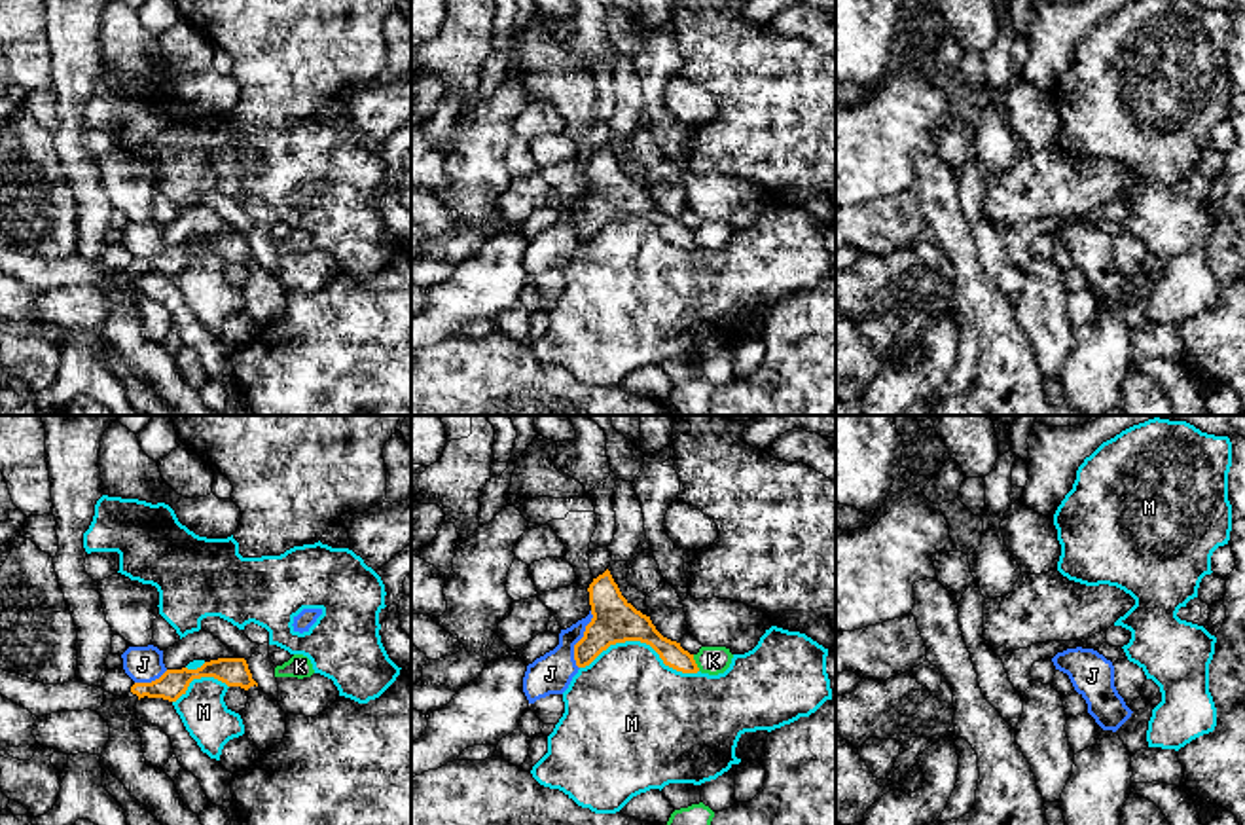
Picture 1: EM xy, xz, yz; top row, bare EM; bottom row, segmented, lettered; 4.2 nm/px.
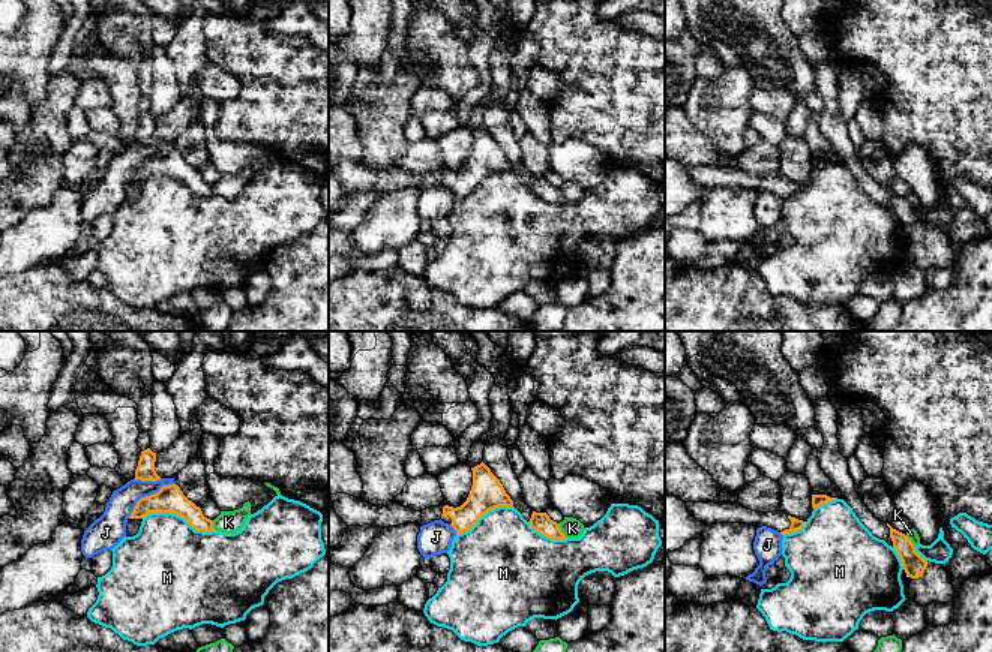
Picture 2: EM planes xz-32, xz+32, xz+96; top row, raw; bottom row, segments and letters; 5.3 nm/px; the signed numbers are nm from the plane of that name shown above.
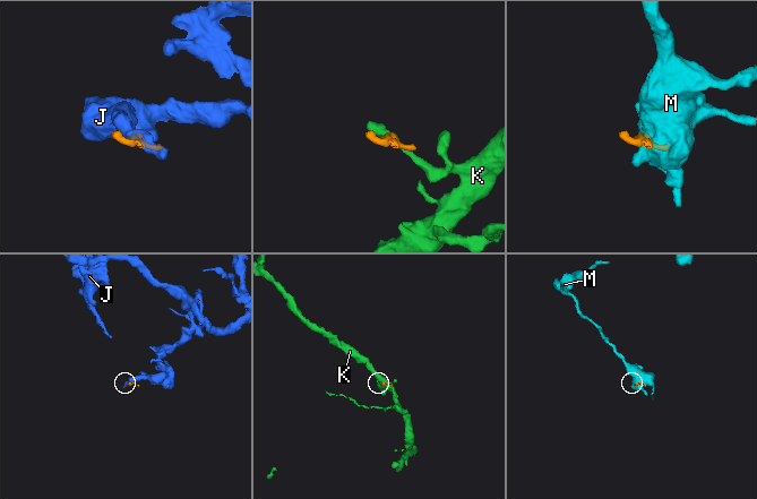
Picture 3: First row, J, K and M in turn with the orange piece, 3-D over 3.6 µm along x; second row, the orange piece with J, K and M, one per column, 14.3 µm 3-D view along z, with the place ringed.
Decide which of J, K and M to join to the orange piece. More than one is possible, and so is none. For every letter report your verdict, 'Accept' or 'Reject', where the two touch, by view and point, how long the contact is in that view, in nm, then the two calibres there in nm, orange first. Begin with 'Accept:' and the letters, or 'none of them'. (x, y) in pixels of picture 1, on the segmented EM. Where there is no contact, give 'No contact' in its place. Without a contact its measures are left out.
Accept: none of them
J: Reject. Touches orange at xz (580, 640). Shared border 260 nm. Thickness 190 nm (orange) against 170 nm
K: Reject. Touches orange at xz (694, 662). Shared border 80 nm. Thickness 100 nm (orange) against 120 nm
M: Reject. Touches orange at xz (641, 641). Shared border 500 nm. Thickness 190 nm (orange) against 420 nm

